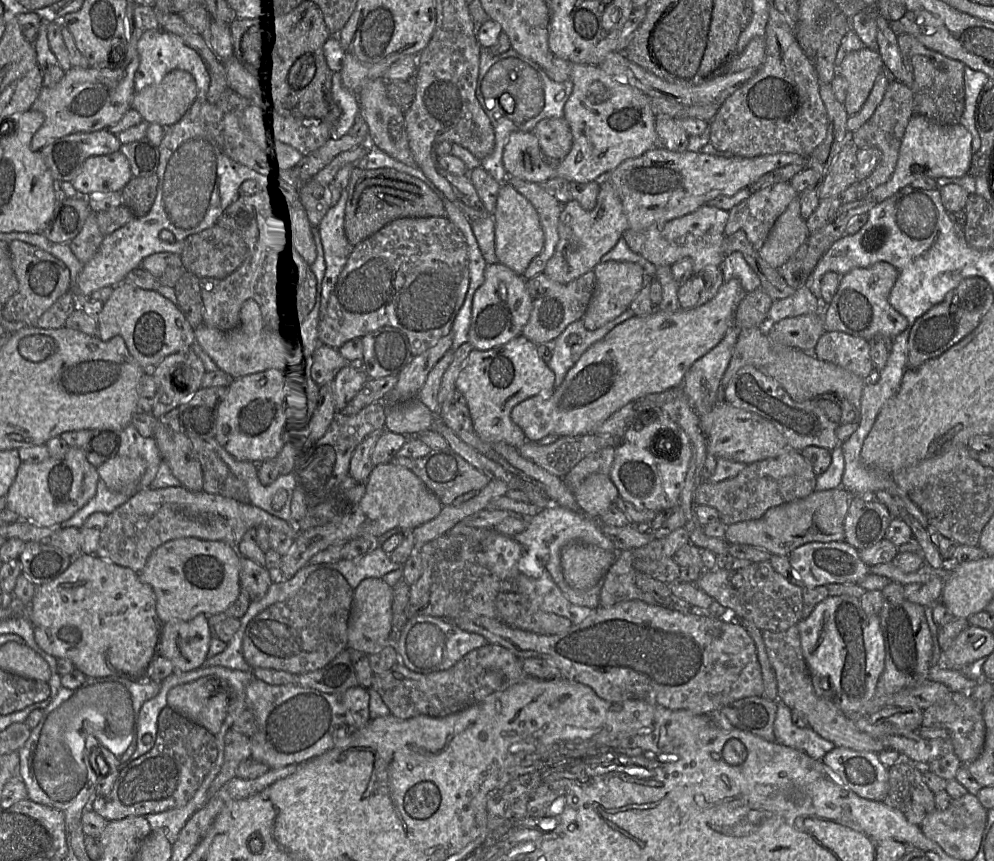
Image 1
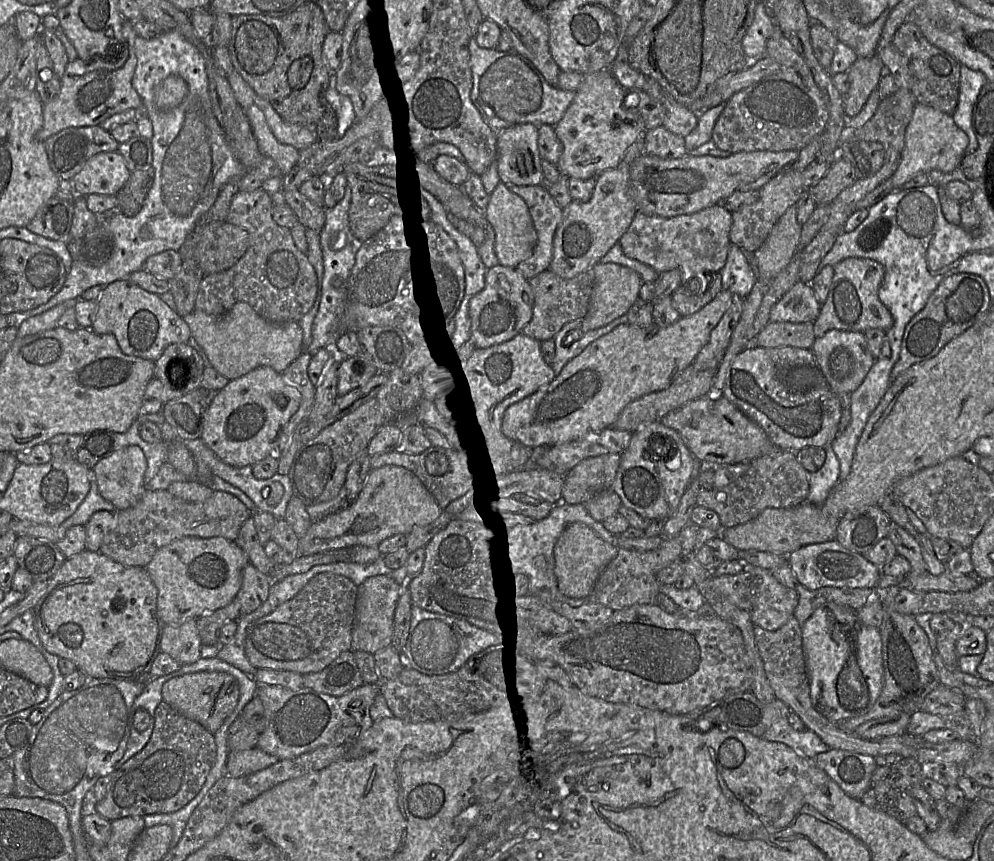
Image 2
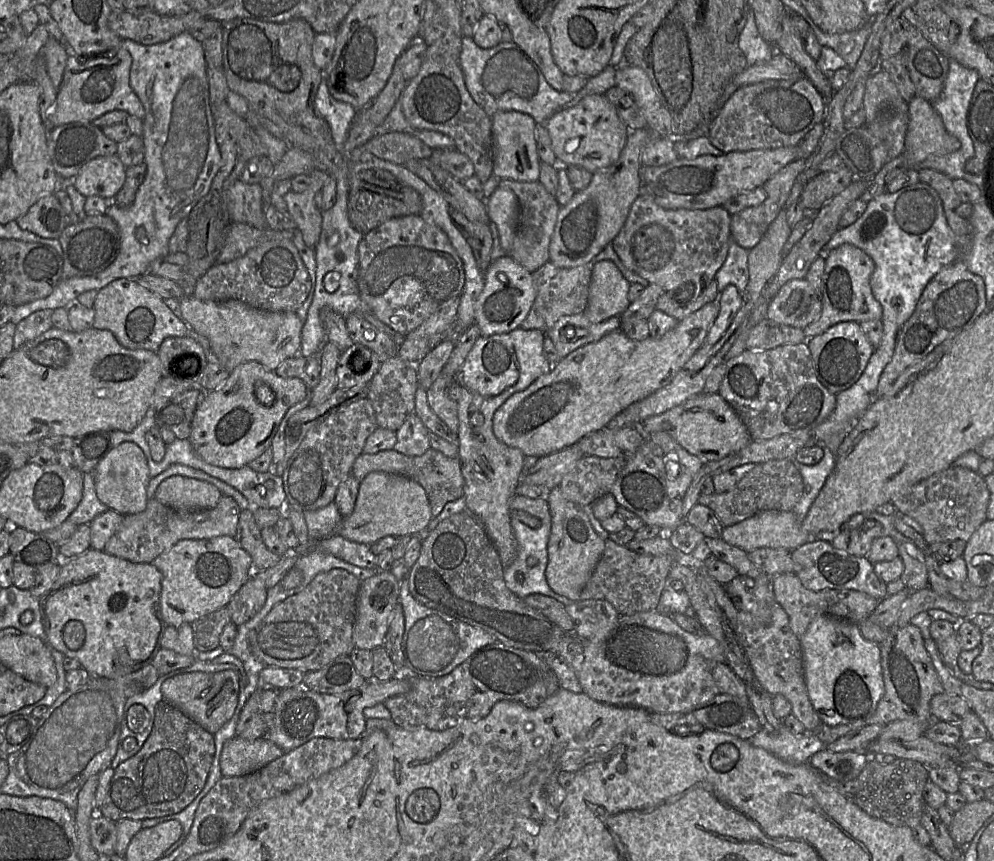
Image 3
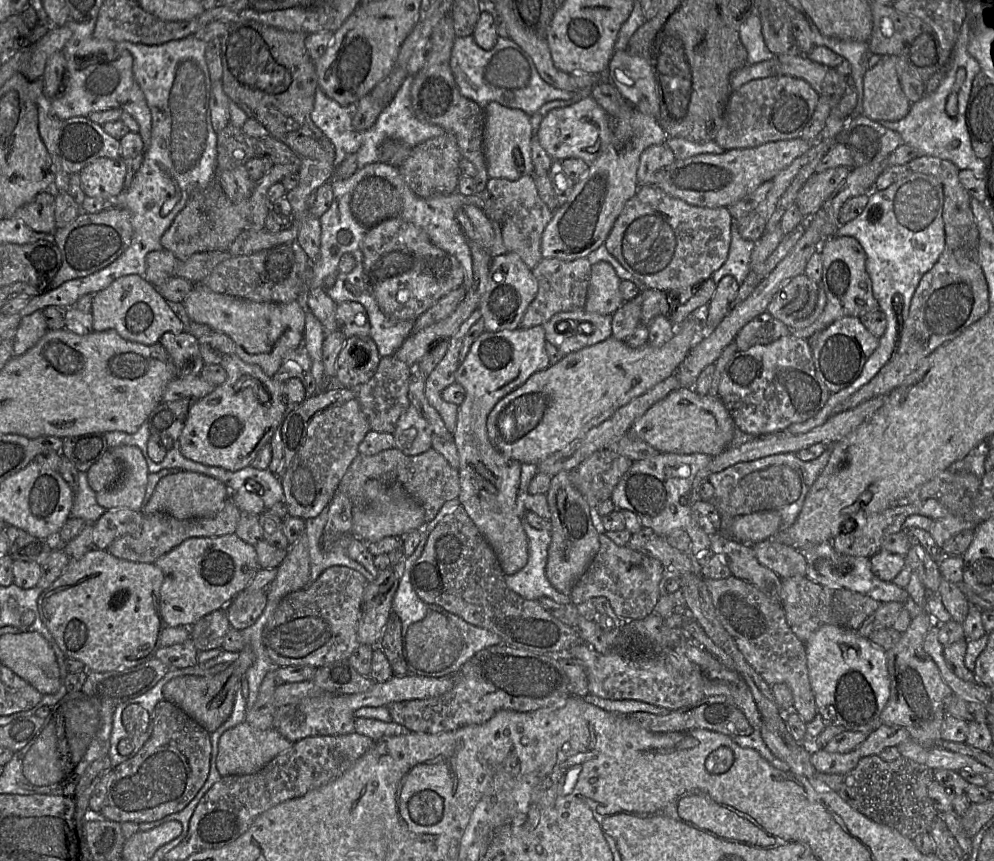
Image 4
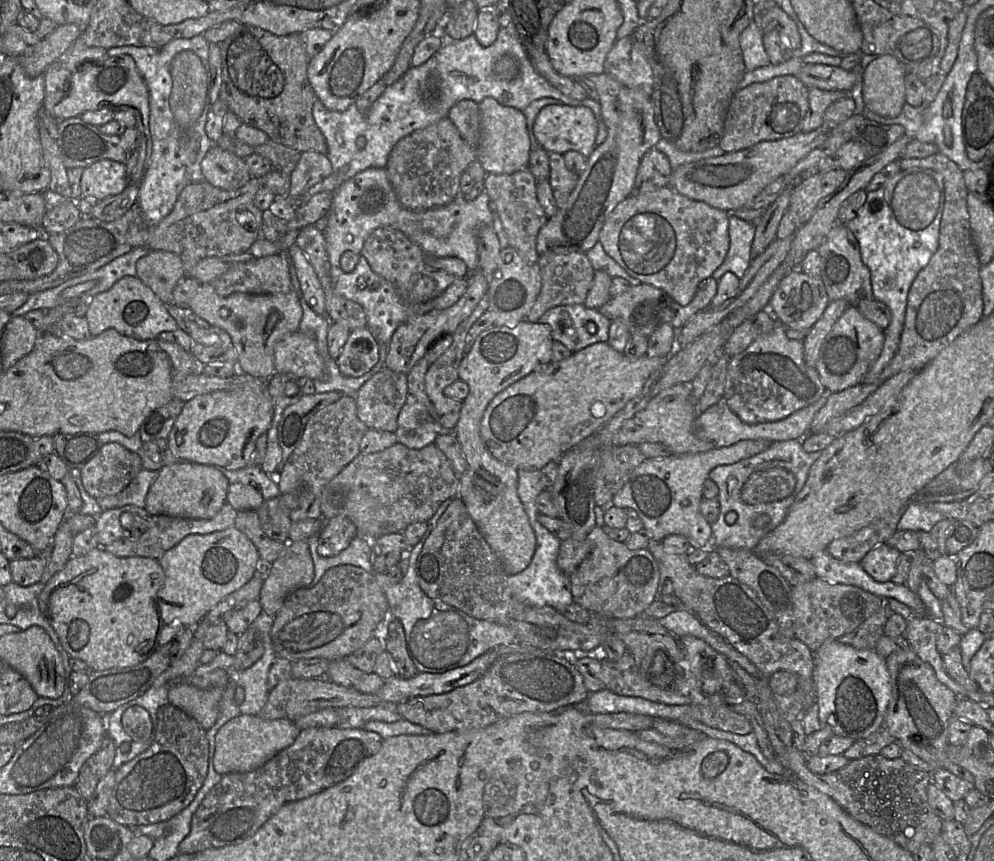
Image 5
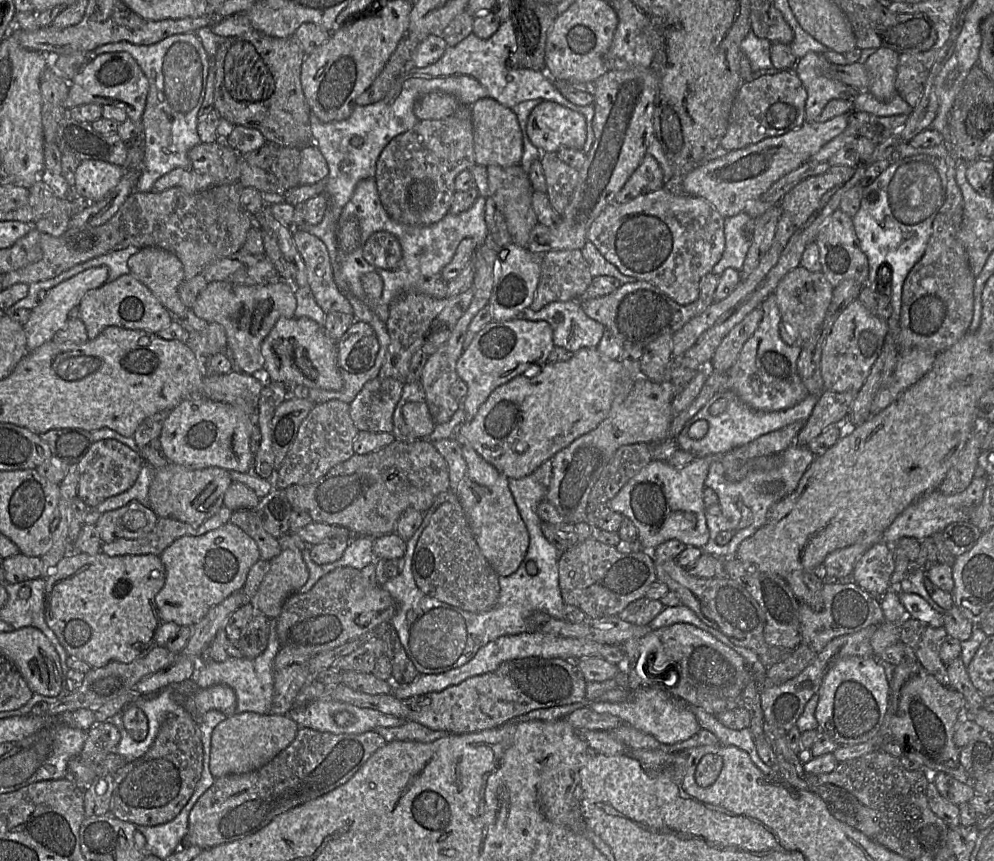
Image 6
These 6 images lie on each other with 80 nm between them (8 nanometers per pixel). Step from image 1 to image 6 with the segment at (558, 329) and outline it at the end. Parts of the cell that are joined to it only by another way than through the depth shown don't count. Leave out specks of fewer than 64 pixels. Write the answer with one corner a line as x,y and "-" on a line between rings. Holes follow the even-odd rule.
580,249
551,250
540,256
540,279
530,309
538,311
555,301
568,301
580,297
590,285
593,276

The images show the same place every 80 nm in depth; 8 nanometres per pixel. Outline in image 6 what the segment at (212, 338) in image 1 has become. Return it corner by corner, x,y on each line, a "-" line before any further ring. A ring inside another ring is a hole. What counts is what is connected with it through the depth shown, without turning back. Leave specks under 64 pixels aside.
284,280
255,286
217,281
207,284
191,309
197,317
224,327
235,368
254,377
261,377
264,368
261,344
279,318
295,317
296,307
295,287

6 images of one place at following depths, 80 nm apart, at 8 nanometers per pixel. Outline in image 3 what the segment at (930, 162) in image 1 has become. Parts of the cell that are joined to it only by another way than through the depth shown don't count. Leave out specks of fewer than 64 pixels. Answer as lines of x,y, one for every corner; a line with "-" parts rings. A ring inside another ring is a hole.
915,96
908,103
909,121
903,155
907,167
917,169
928,157
957,151
960,141
945,128
932,103

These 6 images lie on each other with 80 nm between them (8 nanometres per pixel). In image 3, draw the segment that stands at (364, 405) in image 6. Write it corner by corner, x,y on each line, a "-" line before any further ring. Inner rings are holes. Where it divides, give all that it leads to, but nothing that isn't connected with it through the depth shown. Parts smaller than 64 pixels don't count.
399,356
387,359
380,364
378,372
368,383
368,395
374,408
378,427
396,431
408,415
415,412
415,393
419,387
415,365

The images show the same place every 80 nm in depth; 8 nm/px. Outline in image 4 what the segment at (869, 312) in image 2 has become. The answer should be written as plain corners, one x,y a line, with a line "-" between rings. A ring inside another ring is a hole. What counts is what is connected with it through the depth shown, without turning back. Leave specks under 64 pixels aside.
831,236
824,240
819,252
823,265
821,286
827,302
822,314
814,323
803,329
791,329
791,336
796,338
808,339
840,318
860,317
862,314
879,309
879,304
872,292
871,279
866,270
865,251
854,237

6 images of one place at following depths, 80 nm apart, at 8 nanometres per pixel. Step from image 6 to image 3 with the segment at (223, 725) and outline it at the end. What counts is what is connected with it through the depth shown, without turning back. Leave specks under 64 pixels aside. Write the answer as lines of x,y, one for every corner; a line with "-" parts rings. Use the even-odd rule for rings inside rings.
233,737
225,742
220,767
224,777
252,774
284,754
284,751
266,737
245,740

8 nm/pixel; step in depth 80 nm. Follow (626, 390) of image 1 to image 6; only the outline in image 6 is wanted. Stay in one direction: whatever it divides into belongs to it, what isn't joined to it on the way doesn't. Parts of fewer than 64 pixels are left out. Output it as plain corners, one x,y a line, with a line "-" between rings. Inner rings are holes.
582,348
567,361
548,362
531,373
519,375
496,388
480,406
476,416
457,430
455,438
461,444
470,445
508,479
524,478
607,418
616,382
640,375
639,361
619,362
602,356
597,348

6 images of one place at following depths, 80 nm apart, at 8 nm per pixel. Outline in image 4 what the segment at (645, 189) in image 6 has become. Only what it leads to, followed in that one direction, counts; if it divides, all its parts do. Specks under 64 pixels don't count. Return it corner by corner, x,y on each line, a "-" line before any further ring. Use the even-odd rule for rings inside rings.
665,143
646,148
640,156
637,170
638,185
653,186
654,175
675,160
672,150

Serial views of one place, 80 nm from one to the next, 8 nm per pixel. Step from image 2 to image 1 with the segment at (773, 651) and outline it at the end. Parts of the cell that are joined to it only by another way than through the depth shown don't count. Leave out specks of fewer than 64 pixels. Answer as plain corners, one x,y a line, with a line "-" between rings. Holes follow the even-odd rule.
798,624
783,632
762,631
769,662
777,679
778,700
791,710
803,713
808,726
822,738
832,742
835,747
849,748
855,751
880,753
885,750
883,743
870,735
859,731
851,717
845,715
832,701
815,693
811,674
805,661
800,641

